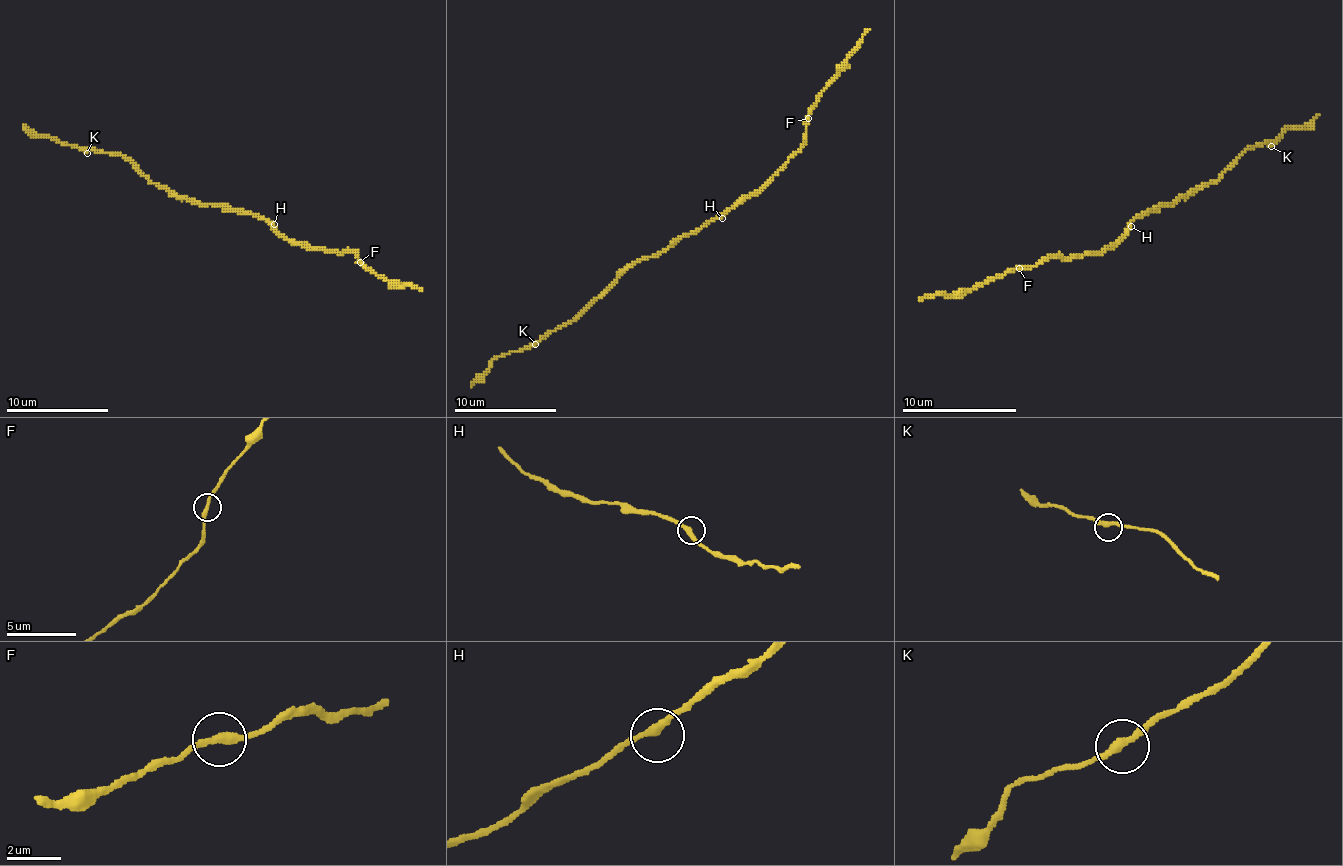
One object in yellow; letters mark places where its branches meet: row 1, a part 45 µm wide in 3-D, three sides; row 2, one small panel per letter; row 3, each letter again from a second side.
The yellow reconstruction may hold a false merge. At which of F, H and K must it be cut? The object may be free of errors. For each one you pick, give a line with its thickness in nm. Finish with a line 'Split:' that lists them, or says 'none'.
Split: none

